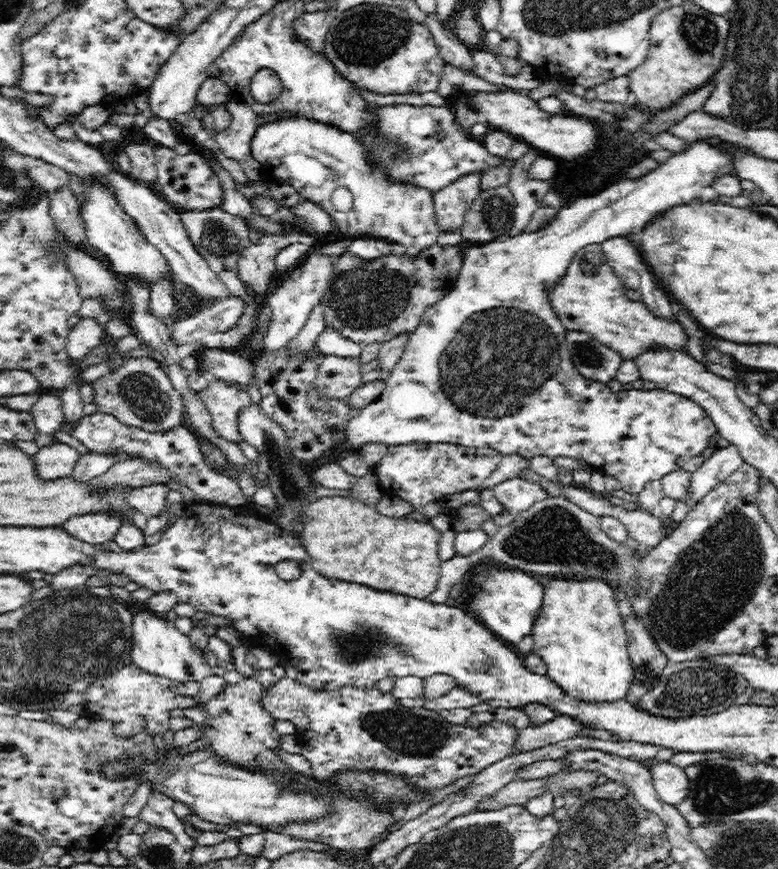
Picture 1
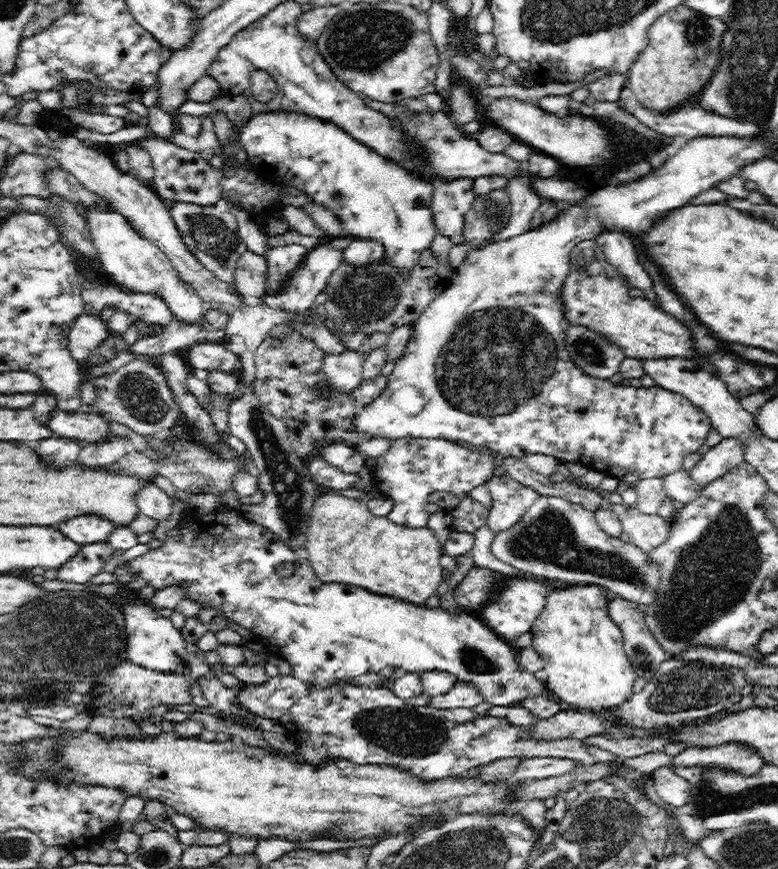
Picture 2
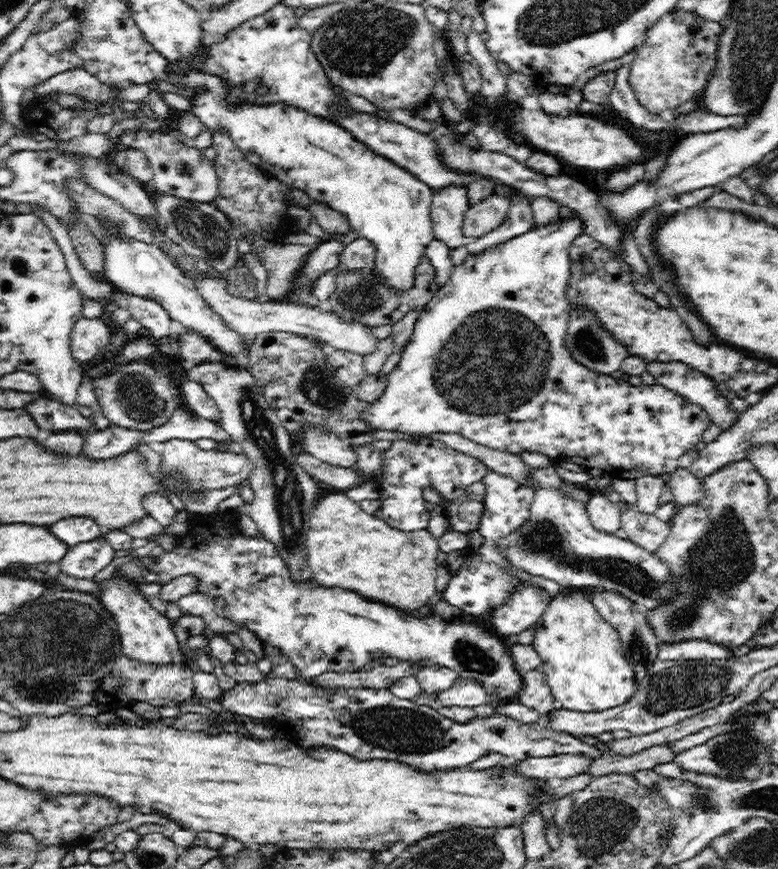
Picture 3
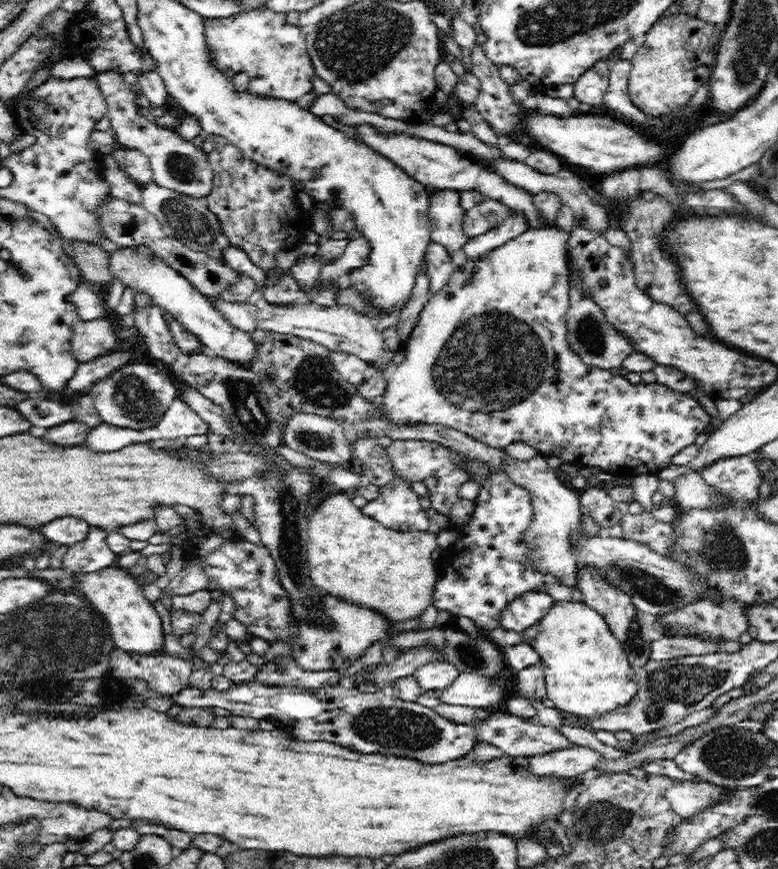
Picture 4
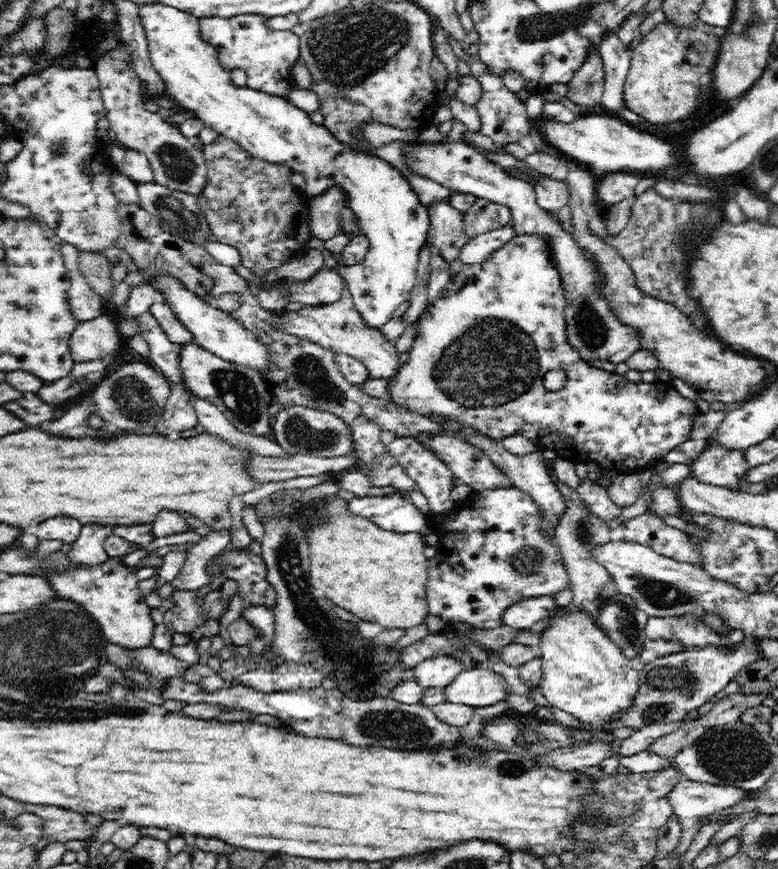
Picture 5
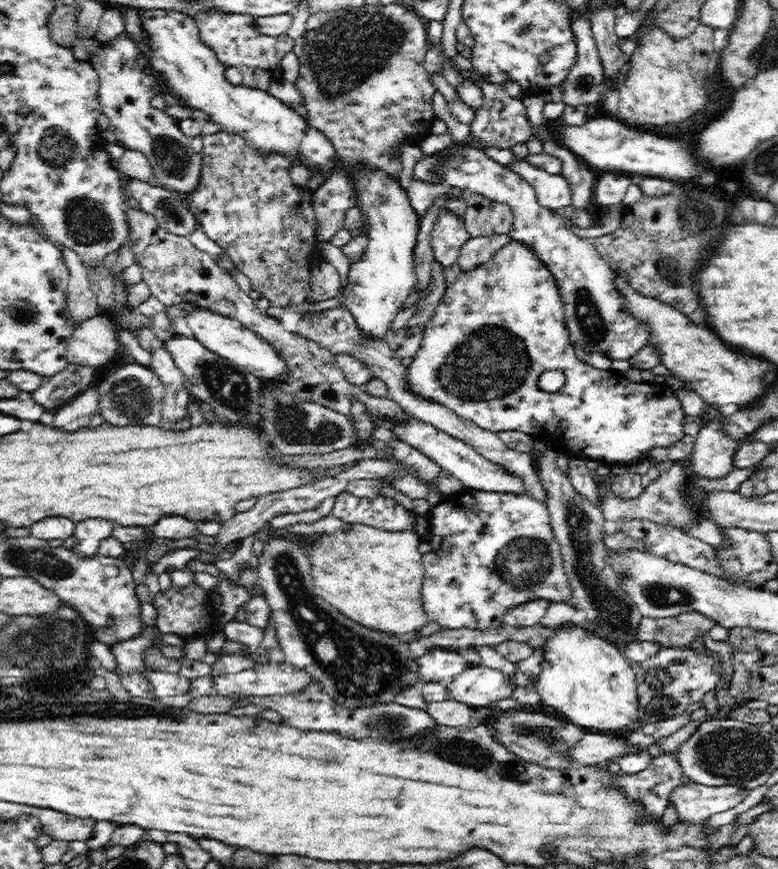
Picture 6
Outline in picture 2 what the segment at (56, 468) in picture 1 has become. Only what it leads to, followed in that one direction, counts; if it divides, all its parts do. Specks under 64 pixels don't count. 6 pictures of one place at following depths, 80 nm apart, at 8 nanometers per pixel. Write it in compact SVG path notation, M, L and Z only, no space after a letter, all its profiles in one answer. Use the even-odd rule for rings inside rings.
M68 437L62 438L46 438L40 442L30 442L32 448L52 466L60 468L60 466L70 466L76 462L78 454L80 454L82 444Z

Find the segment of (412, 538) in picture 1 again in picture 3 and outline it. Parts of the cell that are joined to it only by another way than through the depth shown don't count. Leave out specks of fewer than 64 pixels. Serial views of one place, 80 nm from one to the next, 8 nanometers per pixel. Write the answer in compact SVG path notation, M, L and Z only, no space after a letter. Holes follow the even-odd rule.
M324 490L319 495L310 516L305 547L312 579L326 588L352 588L362 596L396 604L396 608L407 609L408 612L428 604L428 600L436 594L436 568L439 565L436 554L441 550L439 540L427 528L410 532L392 528L381 518L364 512L359 503L352 501L344 492Z

